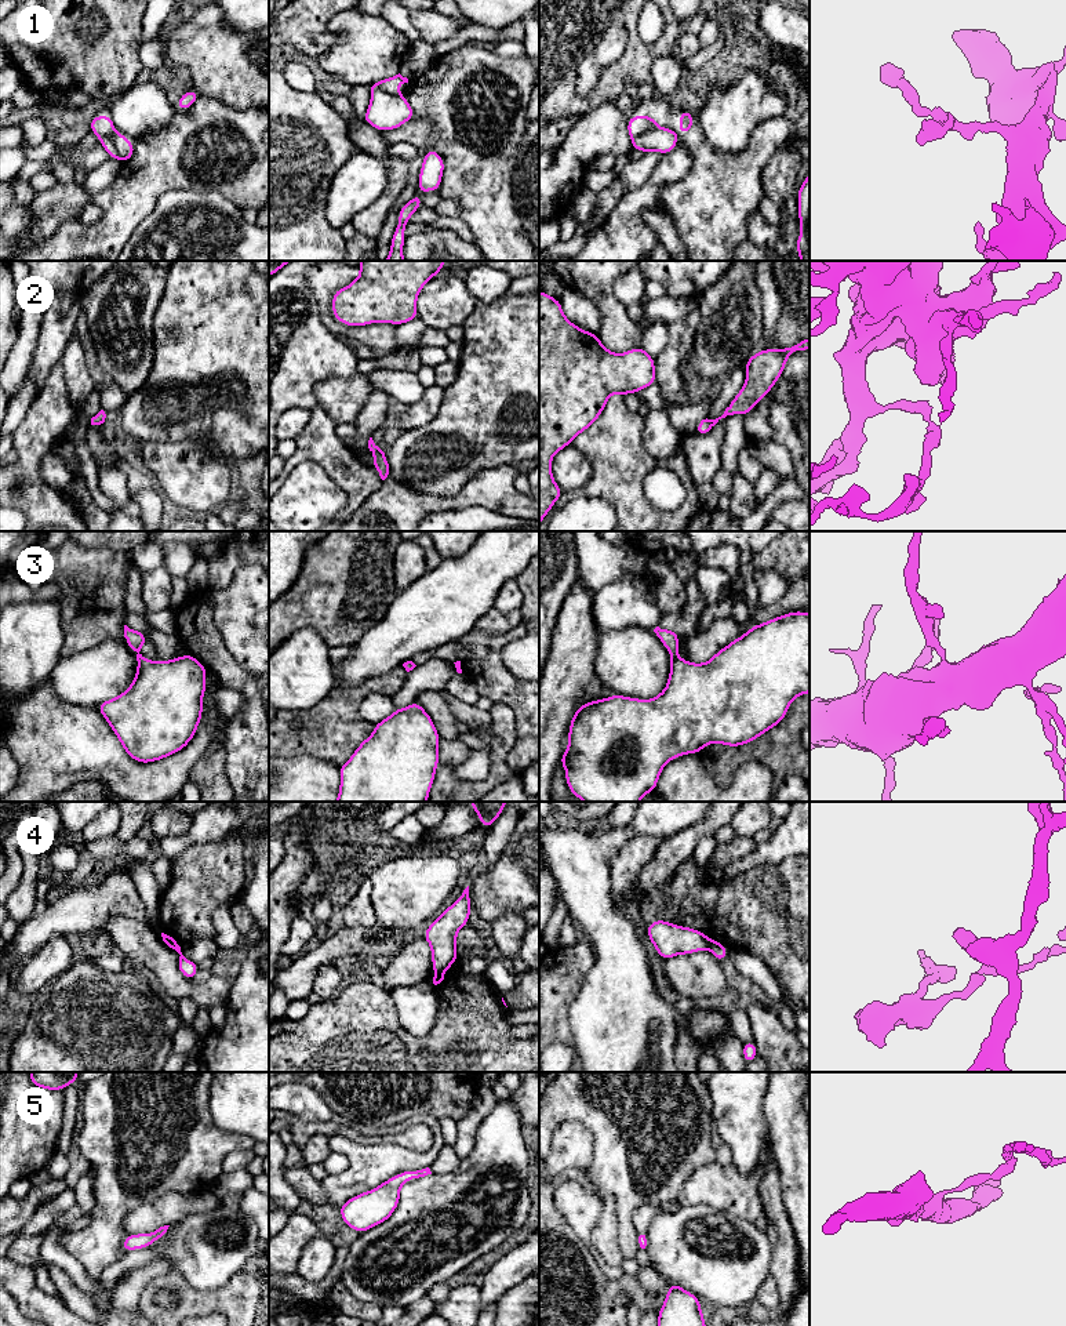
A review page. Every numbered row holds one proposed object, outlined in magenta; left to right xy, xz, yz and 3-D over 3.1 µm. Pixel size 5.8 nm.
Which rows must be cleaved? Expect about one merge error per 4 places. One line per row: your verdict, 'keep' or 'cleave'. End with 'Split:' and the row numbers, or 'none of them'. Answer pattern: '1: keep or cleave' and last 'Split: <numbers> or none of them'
1: cleave
2: keep
3: keep
4: cleave
5: keep
Split: 1, 4

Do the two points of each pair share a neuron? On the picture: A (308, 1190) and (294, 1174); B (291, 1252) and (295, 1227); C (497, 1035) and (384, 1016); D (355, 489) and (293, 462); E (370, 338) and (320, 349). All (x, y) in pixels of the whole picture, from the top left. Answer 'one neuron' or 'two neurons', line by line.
A: one neuron
B: one neuron
C: one neuron
D: one neuron
E: two neurons

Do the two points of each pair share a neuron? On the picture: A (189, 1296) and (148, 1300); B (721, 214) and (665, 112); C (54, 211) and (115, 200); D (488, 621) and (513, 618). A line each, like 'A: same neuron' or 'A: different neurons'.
A: same neuron
B: same neuron
C: different neurons
D: same neuron

